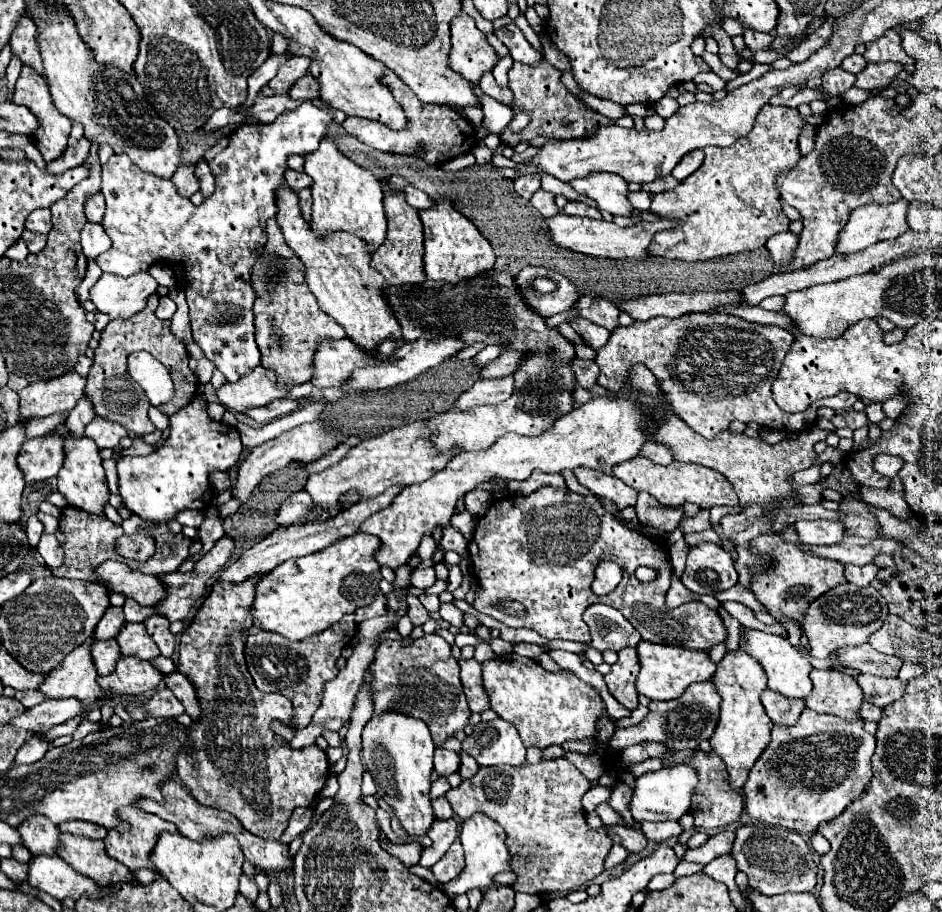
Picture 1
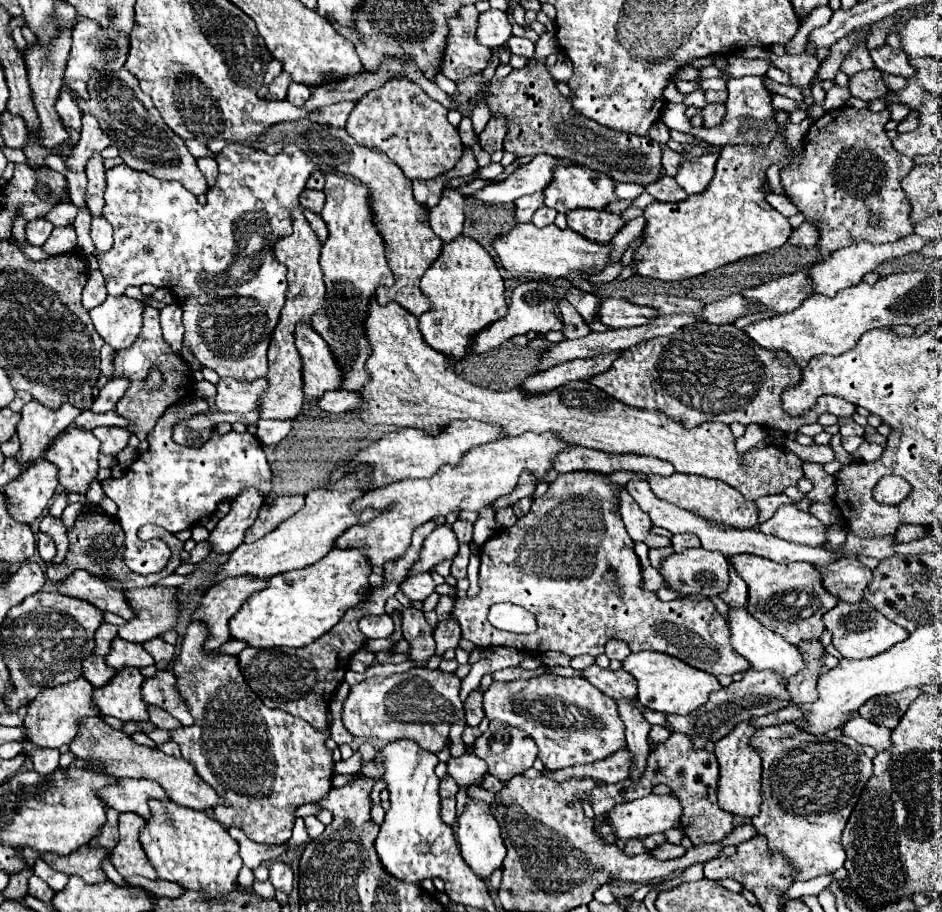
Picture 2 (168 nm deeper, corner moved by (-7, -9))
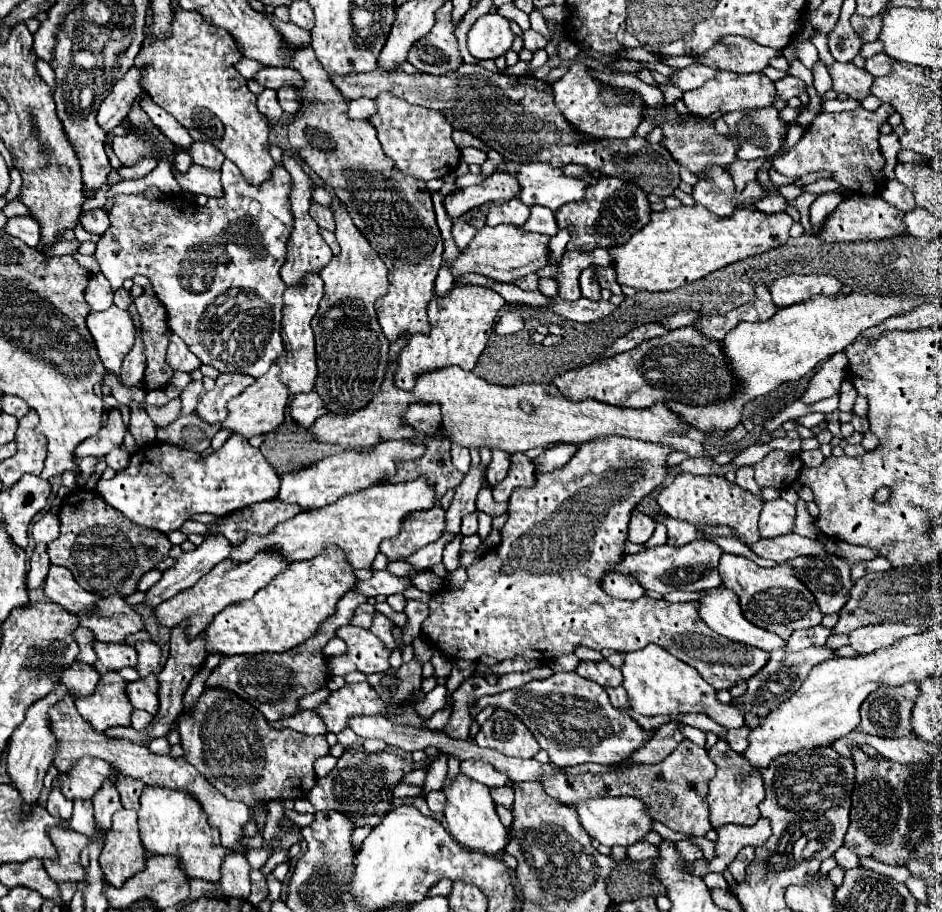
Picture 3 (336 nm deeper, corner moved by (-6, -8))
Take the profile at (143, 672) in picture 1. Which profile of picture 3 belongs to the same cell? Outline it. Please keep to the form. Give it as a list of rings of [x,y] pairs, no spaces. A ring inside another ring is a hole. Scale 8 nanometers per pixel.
[[[116,671],[100,677],[94,693],[84,699],[76,699],[78,713],[94,727],[94,731],[106,731],[116,725],[130,725],[130,701],[124,693],[126,683]]]

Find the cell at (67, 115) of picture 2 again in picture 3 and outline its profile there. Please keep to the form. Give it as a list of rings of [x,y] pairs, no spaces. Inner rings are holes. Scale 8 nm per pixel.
[[[38,59],[36,61],[36,73],[50,85],[52,83],[52,89],[54,89],[54,71],[48,67],[48,63],[46,61],[42,61],[42,59]]]

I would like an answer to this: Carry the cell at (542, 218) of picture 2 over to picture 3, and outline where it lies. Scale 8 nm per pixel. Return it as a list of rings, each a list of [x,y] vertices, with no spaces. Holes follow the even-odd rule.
[[[530,207],[530,219],[520,227],[520,231],[554,237],[558,233],[554,211],[546,209],[546,207]]]

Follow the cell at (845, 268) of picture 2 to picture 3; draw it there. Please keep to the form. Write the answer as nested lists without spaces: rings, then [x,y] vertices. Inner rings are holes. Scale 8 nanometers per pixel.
[[[790,275],[774,281],[770,285],[772,299],[776,307],[788,307],[794,303],[804,303],[814,295],[834,295],[842,283],[830,275]]]

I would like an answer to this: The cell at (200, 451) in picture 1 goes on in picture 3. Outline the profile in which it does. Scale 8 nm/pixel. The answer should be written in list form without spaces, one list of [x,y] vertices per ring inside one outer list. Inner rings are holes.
[[[232,435],[220,451],[206,459],[186,449],[174,449],[172,445],[156,445],[146,453],[136,453],[128,469],[110,481],[100,479],[96,491],[130,521],[168,533],[180,529],[192,513],[228,515],[246,505],[276,499],[280,477],[260,449],[252,447],[248,439]]]

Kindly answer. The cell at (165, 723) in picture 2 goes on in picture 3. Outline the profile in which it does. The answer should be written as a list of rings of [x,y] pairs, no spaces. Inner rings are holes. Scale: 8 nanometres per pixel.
[[[132,709],[132,719],[130,719],[130,723],[132,723],[132,727],[134,727],[136,731],[144,731],[150,721],[152,721],[152,715],[150,715],[150,713],[140,711],[140,709]]]

